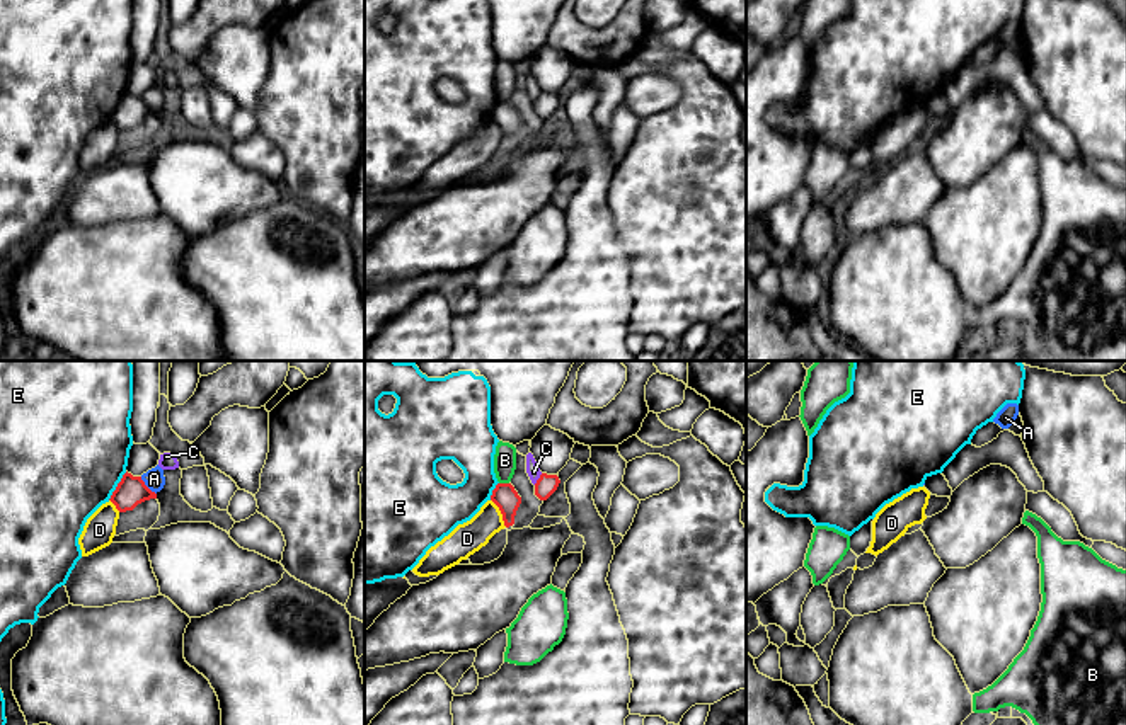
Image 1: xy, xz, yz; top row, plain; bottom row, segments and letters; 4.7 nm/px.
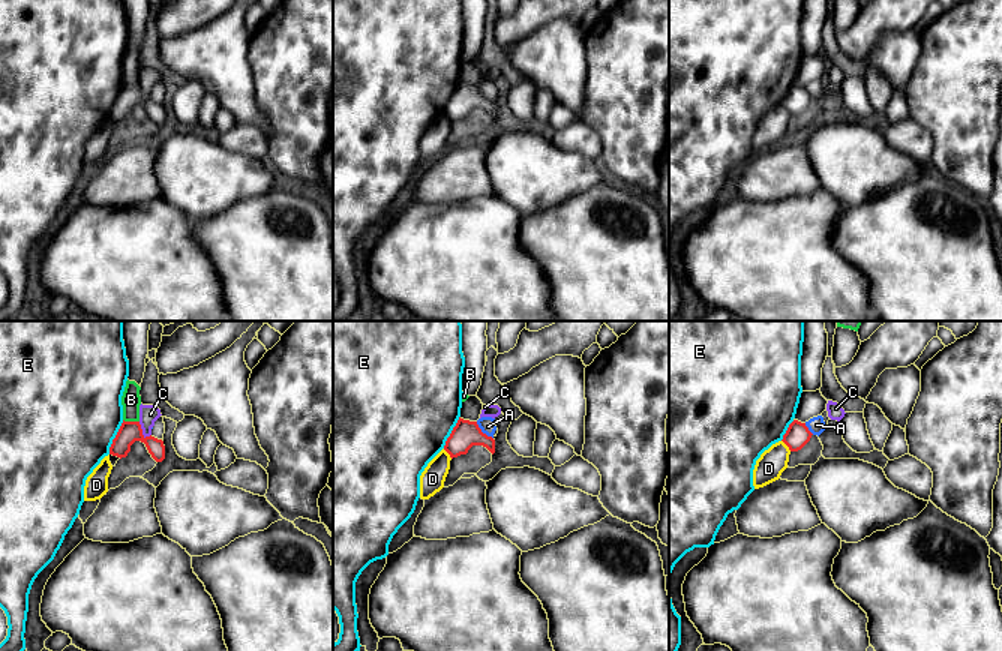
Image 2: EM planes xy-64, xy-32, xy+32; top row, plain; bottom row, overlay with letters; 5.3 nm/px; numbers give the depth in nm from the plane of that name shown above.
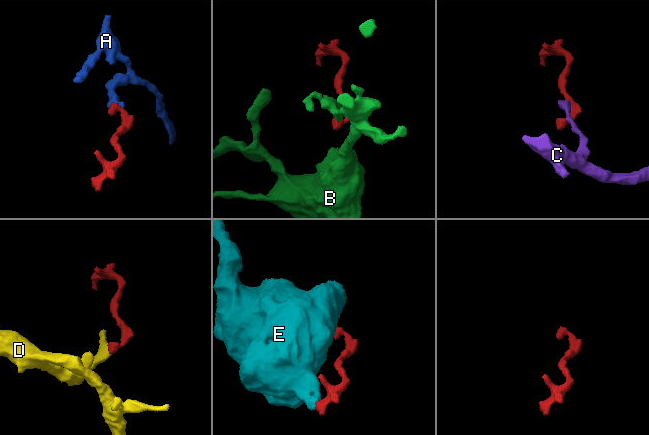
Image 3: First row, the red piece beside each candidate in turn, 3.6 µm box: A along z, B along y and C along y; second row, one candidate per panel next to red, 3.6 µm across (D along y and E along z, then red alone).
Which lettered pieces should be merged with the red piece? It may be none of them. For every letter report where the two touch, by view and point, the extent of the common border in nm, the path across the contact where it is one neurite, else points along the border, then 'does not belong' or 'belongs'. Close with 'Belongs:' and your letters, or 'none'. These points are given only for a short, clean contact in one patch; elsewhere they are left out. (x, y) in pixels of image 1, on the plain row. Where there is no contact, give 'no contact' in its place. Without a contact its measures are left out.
A: meets red in xy at (145, 104); contact 120 nm long; border along xy (140, 96), (155, 113); does not belong
B: meets red in xz at (505, 102); contact 50 nm long; border along xz (499, 101), (508, 102); does not belong
C: meets red in xz at (539, 97); contact 70 nm long; border along xz (542, 92), (534, 102); does not belong
D: meets red in xz at (501, 131); contact 150 nm long; border along xz (491, 118), (506, 145); does not belong
E: meets red in xy at (118, 104); contact 160 nm long; border along xy (126, 91), (108, 118); does not belong
Belongs: none

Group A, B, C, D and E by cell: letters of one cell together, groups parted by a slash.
A / B / C / D / E

